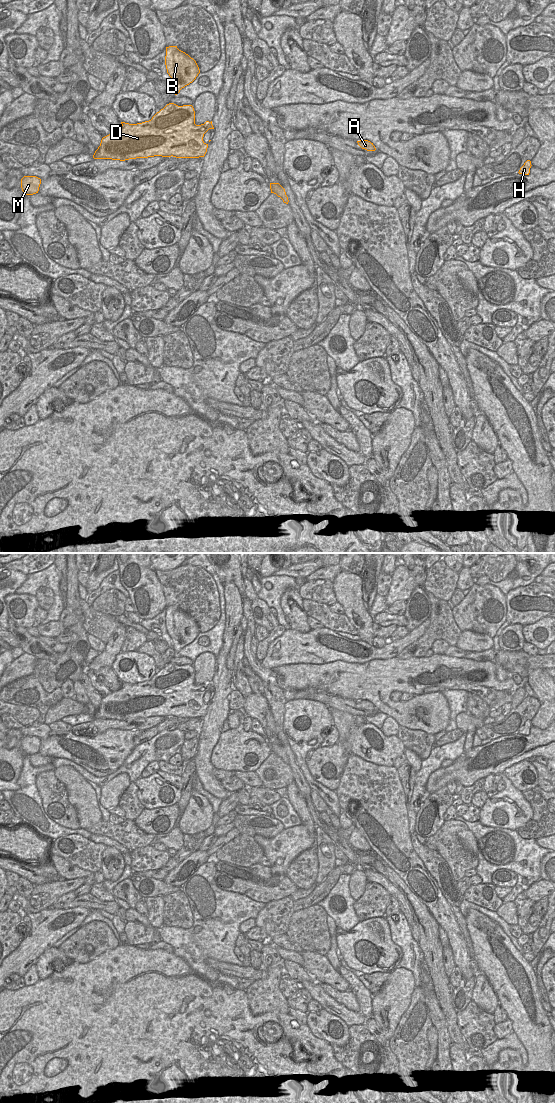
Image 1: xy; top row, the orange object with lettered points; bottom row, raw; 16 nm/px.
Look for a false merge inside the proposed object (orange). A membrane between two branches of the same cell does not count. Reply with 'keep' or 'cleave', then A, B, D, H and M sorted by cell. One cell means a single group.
keep | A B D H M

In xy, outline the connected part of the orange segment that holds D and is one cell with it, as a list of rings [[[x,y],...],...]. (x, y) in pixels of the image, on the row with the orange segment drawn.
[[[174,103],[167,104],[149,121],[137,124],[121,122],[121,124],[120,130],[111,132],[102,138],[100,146],[93,155],[94,159],[125,161],[154,156],[204,157],[208,148],[208,144],[203,141],[204,134],[209,129],[214,129],[212,121],[206,121],[201,125],[195,124],[195,111],[192,105],[178,106]]]

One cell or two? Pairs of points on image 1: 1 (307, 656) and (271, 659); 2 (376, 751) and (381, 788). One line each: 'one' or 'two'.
1: one
2: two

